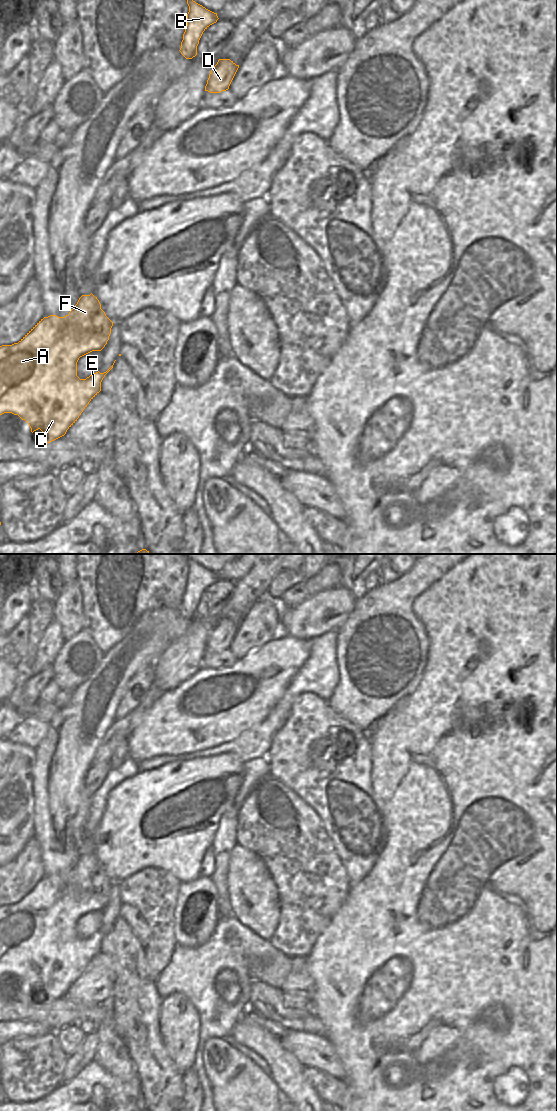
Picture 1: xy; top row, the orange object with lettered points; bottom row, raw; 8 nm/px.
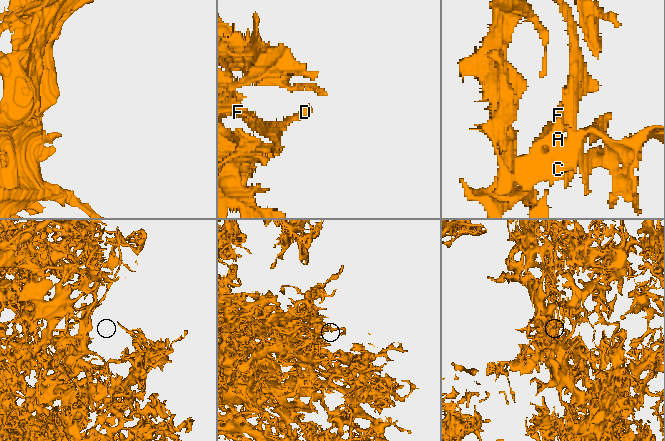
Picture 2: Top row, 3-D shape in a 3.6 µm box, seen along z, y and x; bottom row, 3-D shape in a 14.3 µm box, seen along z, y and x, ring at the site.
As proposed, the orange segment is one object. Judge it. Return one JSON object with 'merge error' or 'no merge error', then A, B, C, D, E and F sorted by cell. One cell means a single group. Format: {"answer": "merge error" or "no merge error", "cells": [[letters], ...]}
{"answer": "merge error", "cells": [["A", "B", "C", "E", "F"], ["D"]]}

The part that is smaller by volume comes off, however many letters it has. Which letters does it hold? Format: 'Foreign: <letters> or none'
Foreign: D

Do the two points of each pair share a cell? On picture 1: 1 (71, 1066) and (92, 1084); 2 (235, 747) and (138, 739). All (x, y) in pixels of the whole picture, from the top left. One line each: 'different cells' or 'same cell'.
1: different cells
2: different cells

